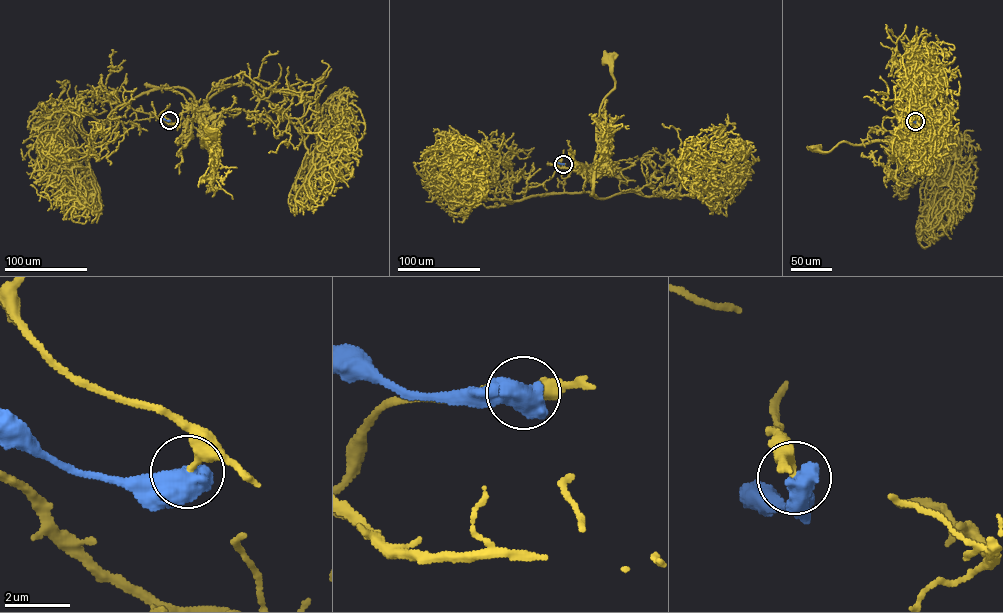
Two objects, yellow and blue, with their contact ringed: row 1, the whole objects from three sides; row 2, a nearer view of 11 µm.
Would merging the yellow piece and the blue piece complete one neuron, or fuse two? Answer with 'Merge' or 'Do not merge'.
Do not merge

